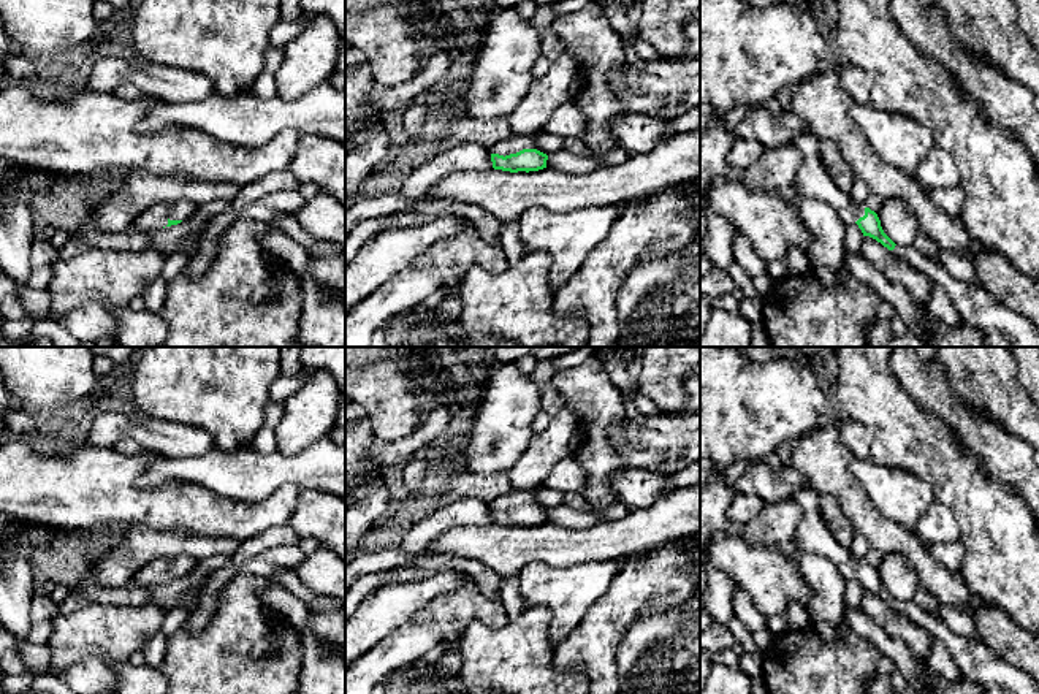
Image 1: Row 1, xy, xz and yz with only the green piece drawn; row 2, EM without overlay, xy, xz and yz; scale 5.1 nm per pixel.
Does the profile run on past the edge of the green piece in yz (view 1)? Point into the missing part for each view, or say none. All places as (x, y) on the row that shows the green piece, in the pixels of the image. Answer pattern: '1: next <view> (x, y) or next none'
1: next yz (1001, 327)

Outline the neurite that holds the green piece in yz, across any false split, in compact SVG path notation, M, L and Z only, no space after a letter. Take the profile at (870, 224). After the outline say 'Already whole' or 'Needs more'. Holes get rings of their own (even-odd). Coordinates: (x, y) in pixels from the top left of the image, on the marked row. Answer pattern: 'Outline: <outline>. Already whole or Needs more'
Outline: M806 132L795 135L792 143L803 155L795 184L798 193L828 204L846 225L857 223L863 236L876 239L912 268L925 273L953 298L961 320L982 331L990 347L1039 347L1039 331L1034 325L999 304L984 287L957 280L944 265L923 257L912 244L895 244L884 233L877 214L843 192L825 173L819 157L819 138Z. Needs more

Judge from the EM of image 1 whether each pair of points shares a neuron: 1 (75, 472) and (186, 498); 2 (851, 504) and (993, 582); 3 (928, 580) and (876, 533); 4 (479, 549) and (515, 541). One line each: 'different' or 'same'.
1: same
2: different
3: same
4: same

